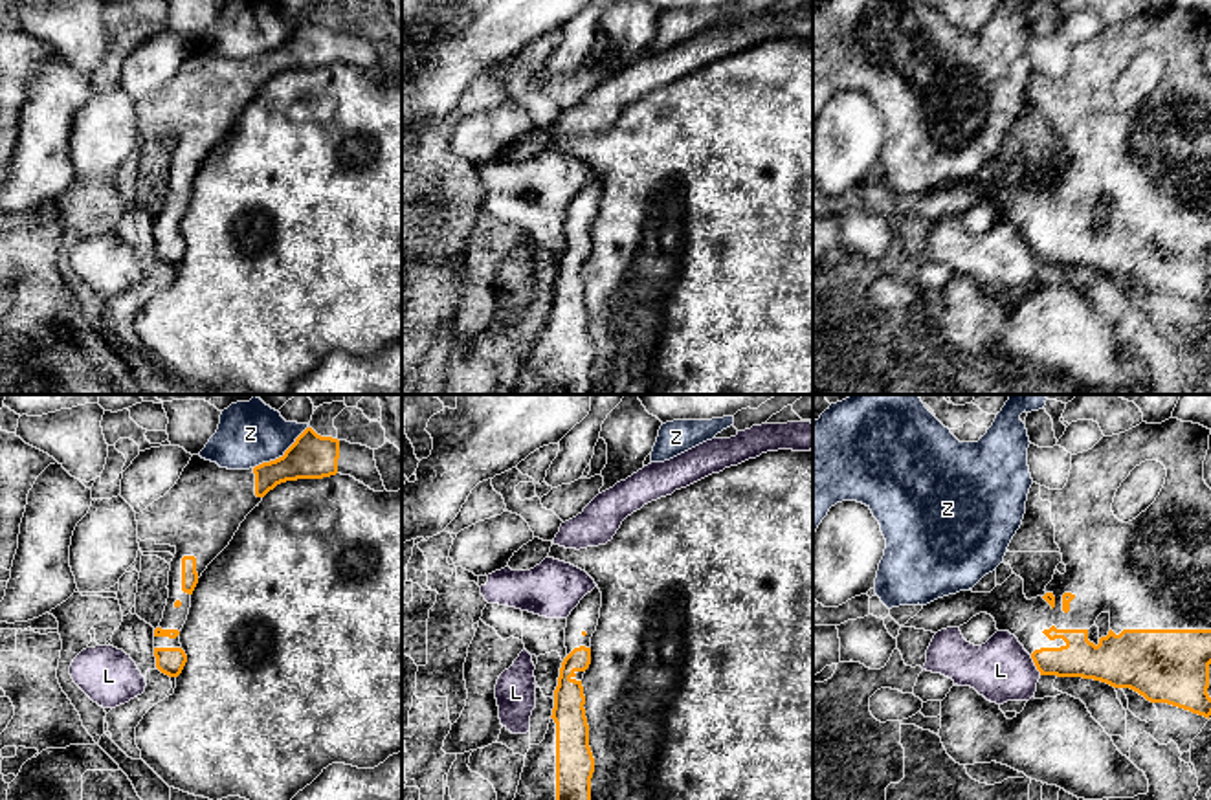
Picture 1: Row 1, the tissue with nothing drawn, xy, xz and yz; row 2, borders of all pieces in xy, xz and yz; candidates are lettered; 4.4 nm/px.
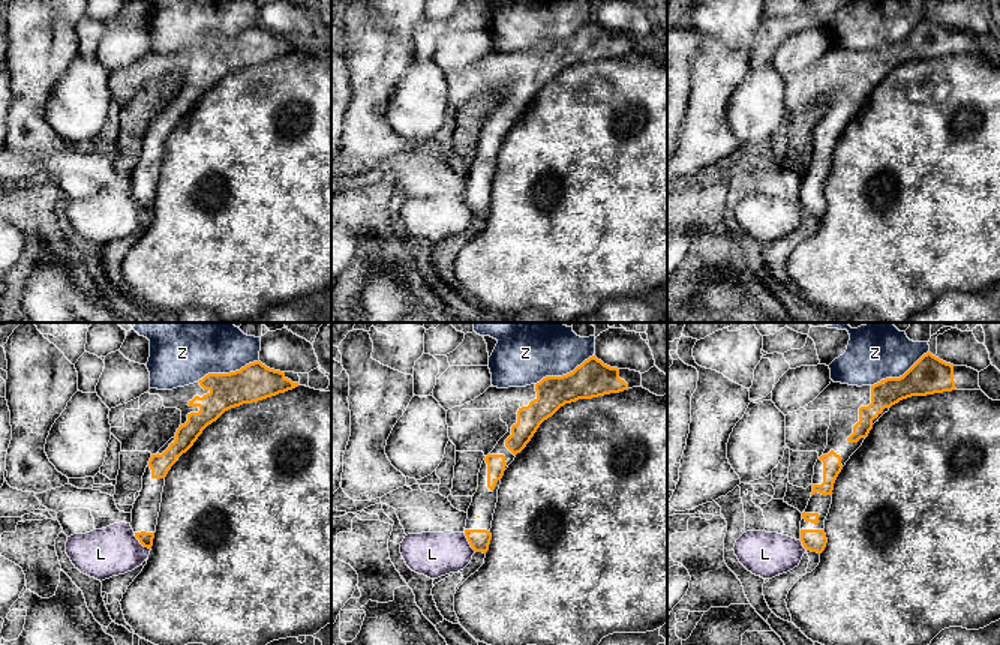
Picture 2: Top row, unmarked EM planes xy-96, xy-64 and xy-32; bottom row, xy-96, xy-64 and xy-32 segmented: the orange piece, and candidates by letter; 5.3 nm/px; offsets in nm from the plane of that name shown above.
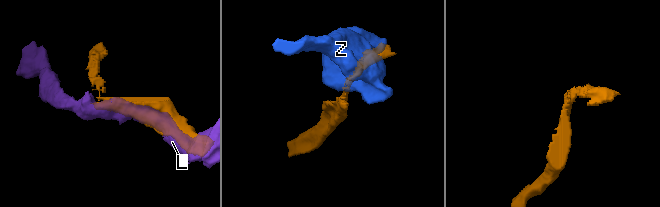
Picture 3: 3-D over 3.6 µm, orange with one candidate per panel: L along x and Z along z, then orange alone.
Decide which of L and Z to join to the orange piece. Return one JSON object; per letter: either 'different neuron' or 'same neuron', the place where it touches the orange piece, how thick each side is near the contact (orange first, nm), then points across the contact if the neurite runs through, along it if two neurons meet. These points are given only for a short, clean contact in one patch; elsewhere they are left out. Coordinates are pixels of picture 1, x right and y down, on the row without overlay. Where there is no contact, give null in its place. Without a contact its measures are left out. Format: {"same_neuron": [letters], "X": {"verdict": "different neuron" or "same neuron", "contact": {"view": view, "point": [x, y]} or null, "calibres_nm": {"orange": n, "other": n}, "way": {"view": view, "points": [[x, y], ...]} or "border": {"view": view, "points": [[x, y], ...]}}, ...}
{"same_neuron": [], "L": {"verdict": "different neuron", "contact": {"view": "yz", "point": [1035, 254]}, "calibres_nm": {"orange": 170, "other": 280}}, "Z": {"verdict": "different neuron", "contact": {"view": "xy", "point": [283, 44]}, "calibres_nm": {"orange": 190, "other": 260}, "border": {"view": "xy", "points": [[307, 15], [281, 44], [263, 50], [254, 57]]}}}

